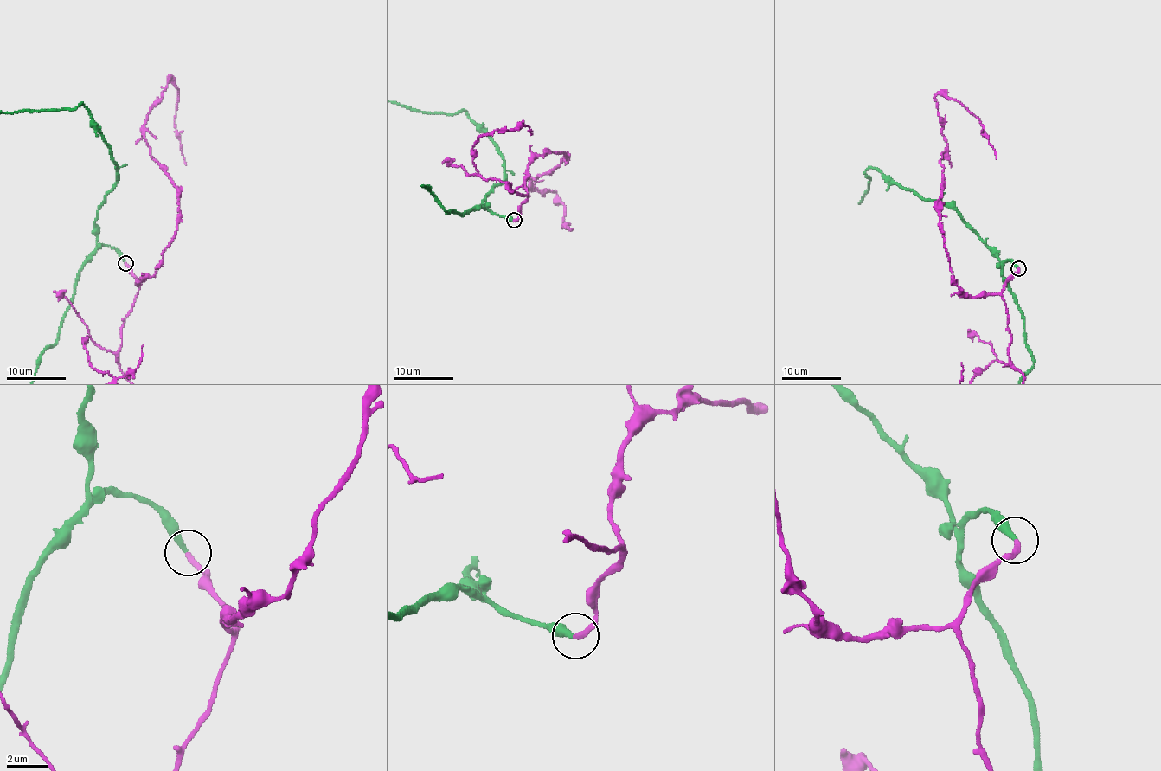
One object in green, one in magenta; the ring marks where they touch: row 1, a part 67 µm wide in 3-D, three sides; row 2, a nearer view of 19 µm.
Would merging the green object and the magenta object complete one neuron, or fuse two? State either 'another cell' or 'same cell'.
same cell

